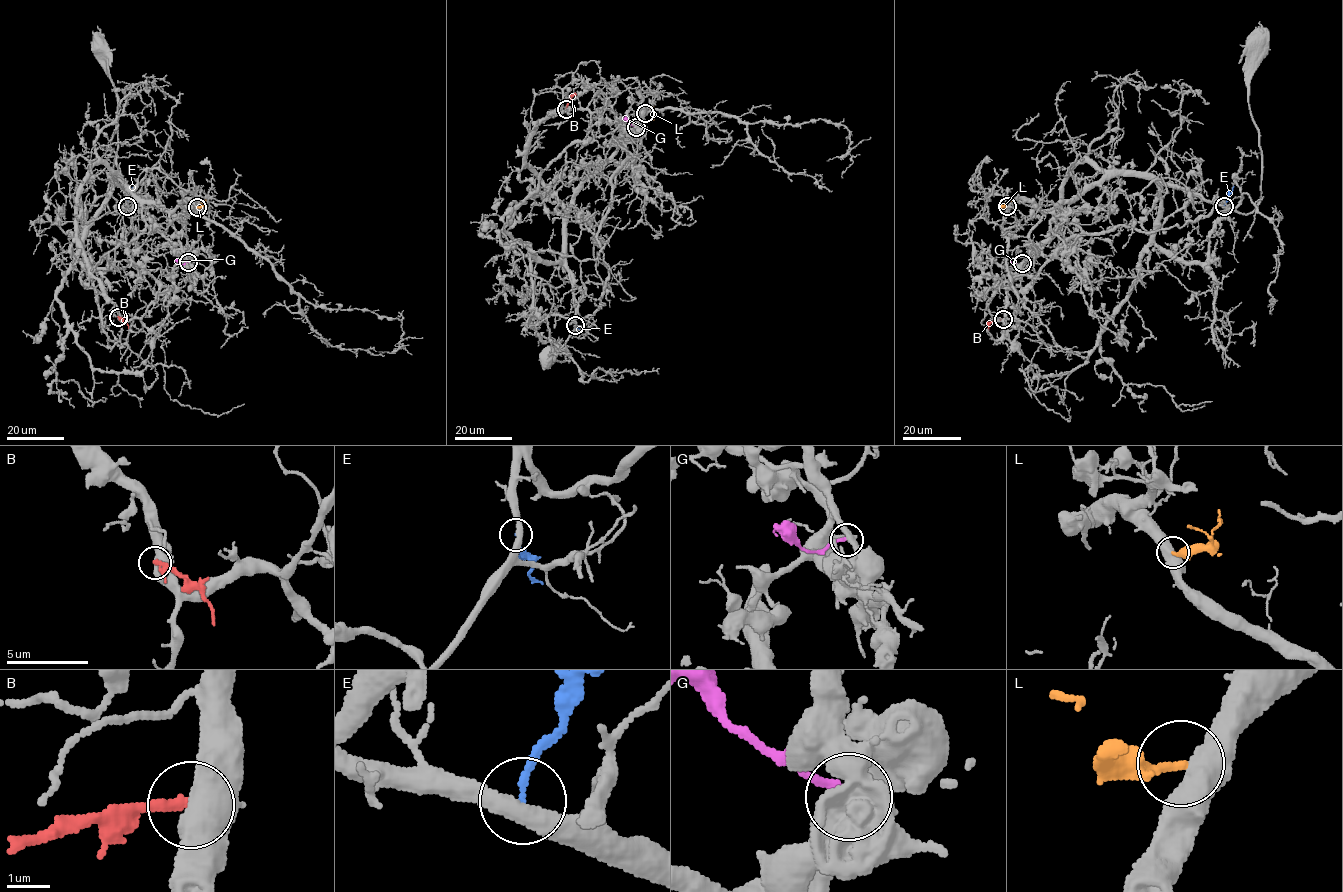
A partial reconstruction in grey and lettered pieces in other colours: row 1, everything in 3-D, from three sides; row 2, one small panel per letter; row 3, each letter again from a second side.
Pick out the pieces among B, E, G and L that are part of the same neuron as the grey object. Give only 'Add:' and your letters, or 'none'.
Add: L

